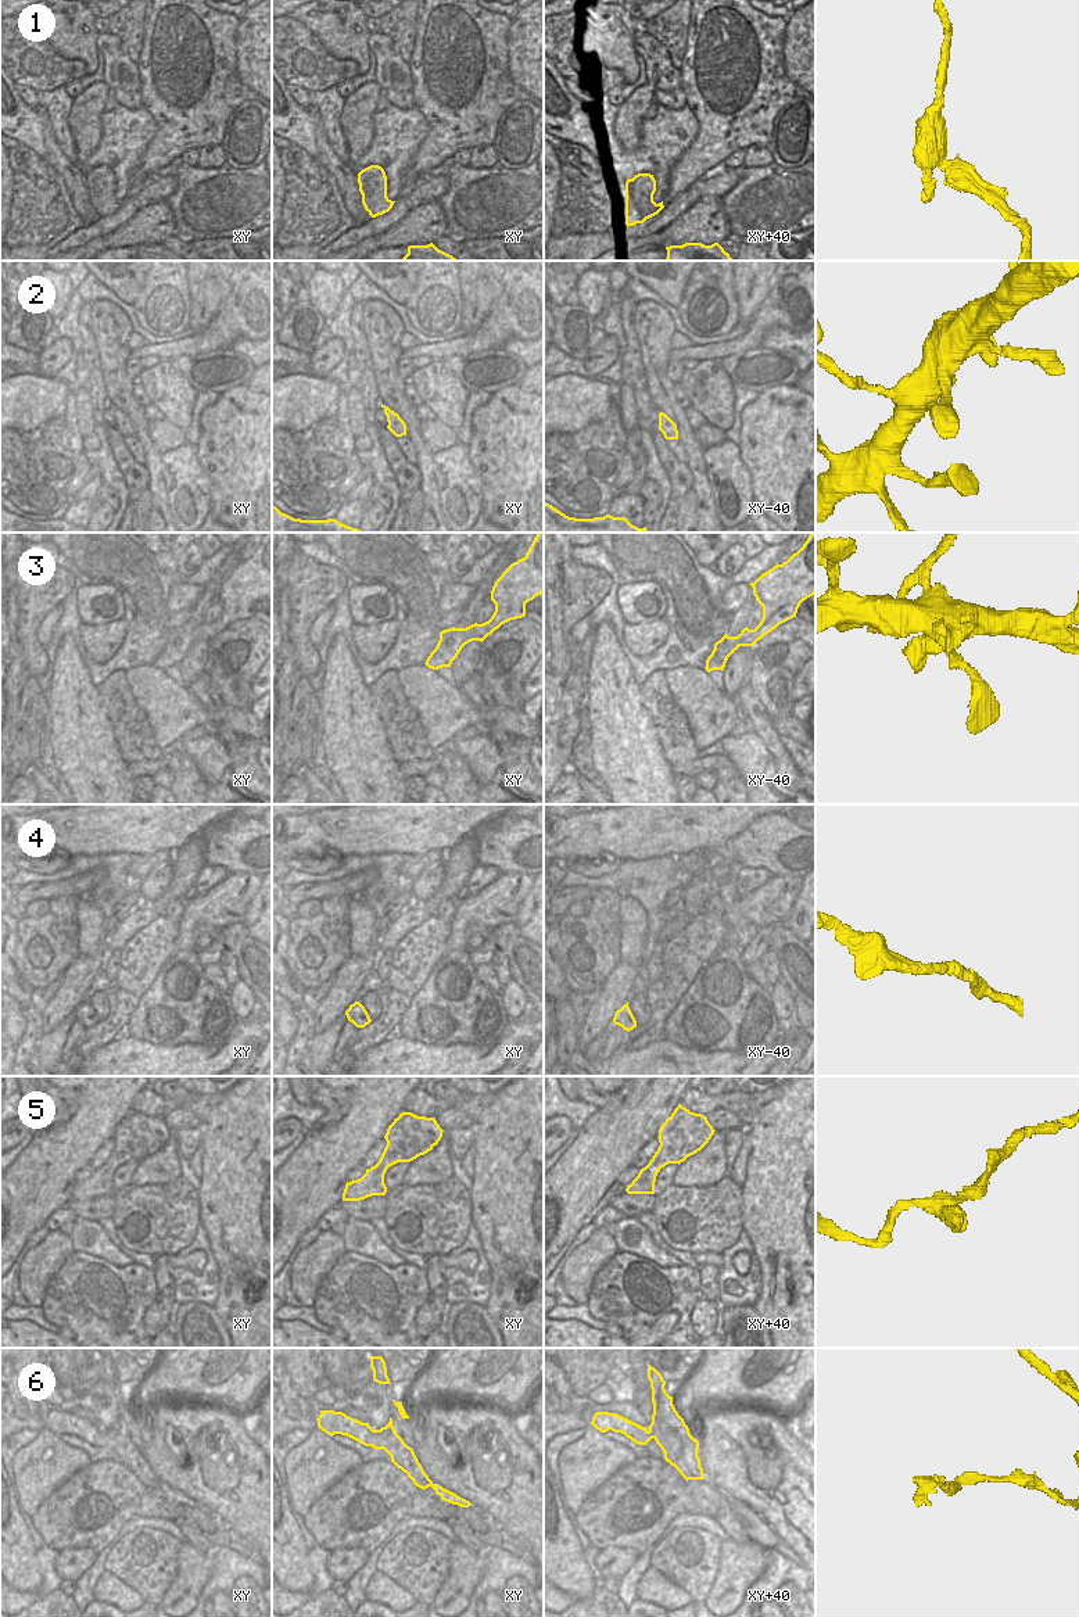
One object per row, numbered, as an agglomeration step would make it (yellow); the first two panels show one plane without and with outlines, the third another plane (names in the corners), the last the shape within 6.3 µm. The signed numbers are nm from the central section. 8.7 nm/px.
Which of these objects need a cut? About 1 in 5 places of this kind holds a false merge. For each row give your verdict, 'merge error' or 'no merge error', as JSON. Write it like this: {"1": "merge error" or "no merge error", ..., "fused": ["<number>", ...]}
{"1": "merge error", "2": "no merge error", "3": "no merge error", "4": "no merge error", "5": "no merge error", "6": "no merge error", "fused": ["1"]}

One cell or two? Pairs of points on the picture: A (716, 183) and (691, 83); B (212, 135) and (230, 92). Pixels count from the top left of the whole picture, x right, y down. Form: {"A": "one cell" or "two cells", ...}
{"A": "two cells", "B": "one cell"}

